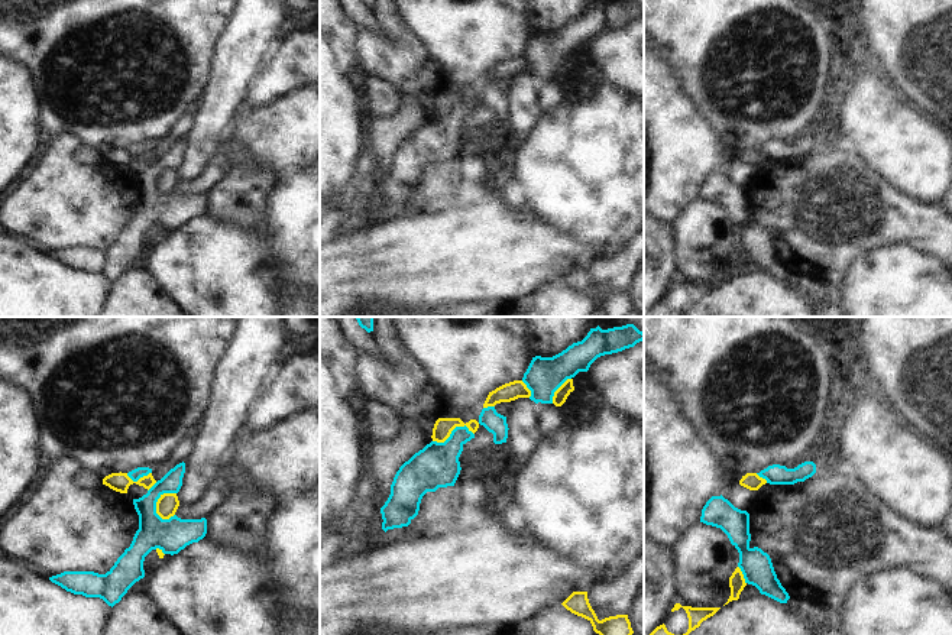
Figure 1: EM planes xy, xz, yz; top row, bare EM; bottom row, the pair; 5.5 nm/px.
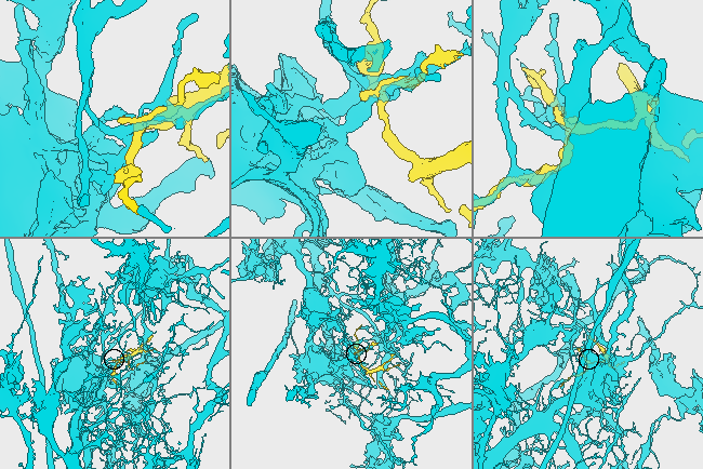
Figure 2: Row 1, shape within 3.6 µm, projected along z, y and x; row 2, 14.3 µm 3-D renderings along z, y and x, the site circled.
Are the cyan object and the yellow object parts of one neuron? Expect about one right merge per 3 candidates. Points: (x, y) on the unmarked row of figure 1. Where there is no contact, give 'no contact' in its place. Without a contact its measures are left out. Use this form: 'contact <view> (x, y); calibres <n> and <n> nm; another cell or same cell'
contact xy (156, 177); calibres 190 and 120 nm; another cell

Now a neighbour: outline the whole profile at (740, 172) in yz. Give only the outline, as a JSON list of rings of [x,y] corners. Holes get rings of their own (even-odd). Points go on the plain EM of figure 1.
[[[734,158],[731,162],[722,166],[722,172],[728,175],[735,184],[741,187],[749,187],[760,175],[760,169],[757,166],[749,166],[739,161],[739,158]]]

